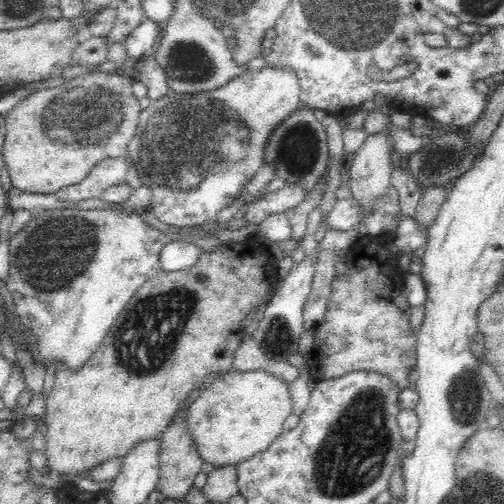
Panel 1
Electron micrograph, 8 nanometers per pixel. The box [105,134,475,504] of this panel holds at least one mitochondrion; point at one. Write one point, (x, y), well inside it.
(354, 450)

